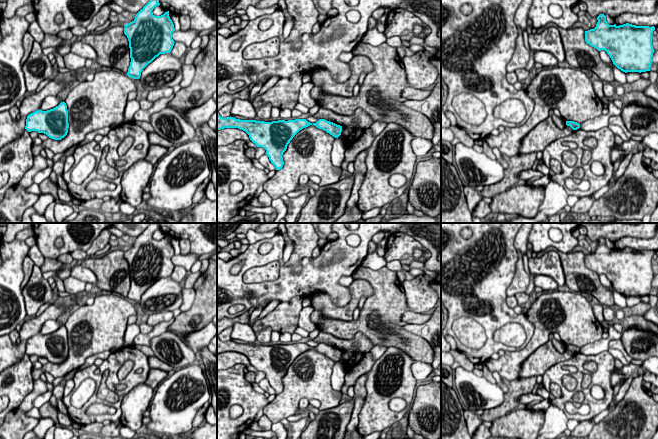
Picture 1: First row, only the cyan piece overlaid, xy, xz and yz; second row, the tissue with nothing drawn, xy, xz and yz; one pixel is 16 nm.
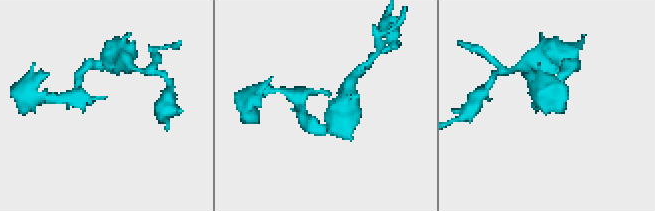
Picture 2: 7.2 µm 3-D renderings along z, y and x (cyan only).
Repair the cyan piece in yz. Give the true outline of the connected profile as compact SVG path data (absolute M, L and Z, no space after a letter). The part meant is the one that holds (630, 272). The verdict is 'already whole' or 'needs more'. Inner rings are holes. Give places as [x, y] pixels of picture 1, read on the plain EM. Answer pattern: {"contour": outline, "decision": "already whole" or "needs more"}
{"contour": "M606 240L597 241L594 253L585 255L585 265L598 275L605 274L613 288L621 295L650 295L654 277L652 258L655 251L629 247L609 249Z", "decision": "already whole"}

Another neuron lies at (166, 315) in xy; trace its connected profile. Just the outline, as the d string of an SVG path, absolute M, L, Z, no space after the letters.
M163 310L162 312L155 313L148 316L147 324L155 326L161 322L170 321L173 318L173 312L169 310Z

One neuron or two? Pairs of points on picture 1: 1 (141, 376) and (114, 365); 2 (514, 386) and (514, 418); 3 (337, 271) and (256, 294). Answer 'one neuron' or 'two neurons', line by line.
1: one neuron
2: two neurons
3: one neuron

